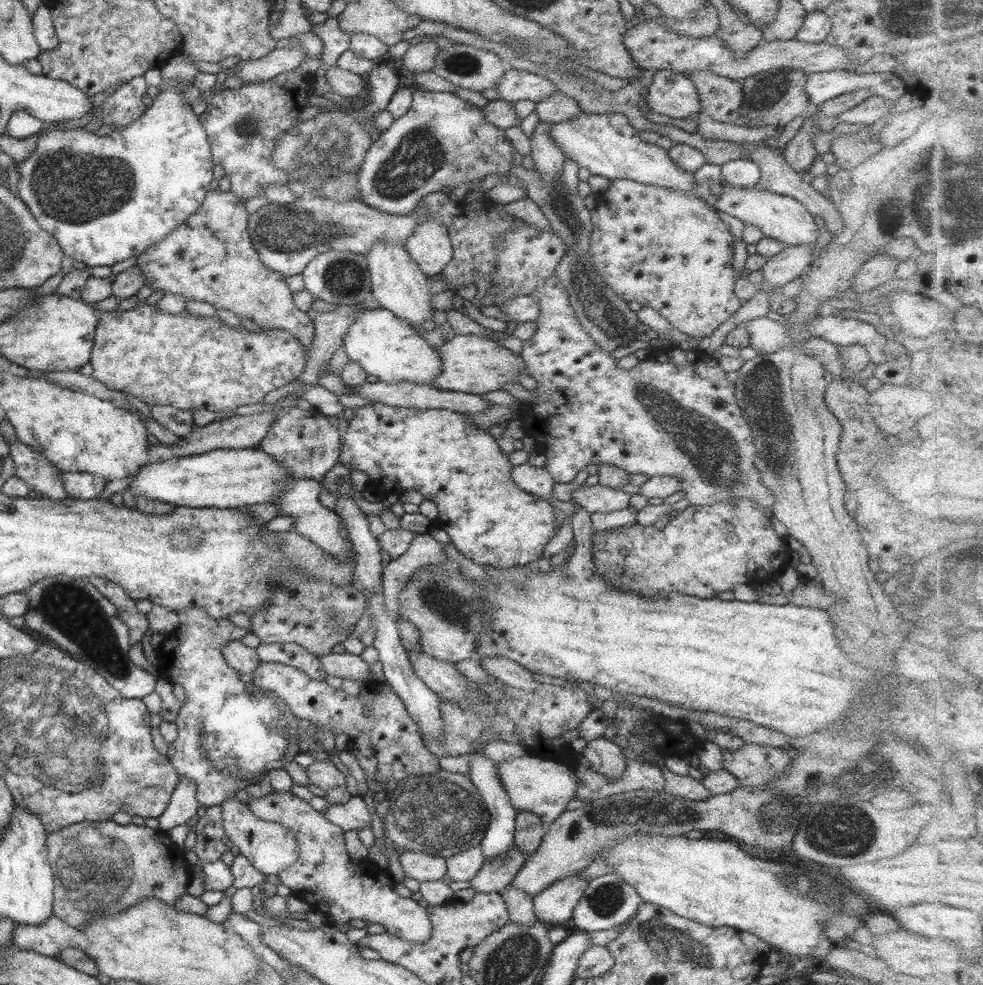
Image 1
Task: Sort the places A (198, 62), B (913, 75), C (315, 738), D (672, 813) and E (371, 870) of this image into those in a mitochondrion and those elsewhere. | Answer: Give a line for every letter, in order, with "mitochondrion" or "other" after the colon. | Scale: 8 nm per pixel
A: other
B: other
C: mitochondrion
D: mitochondrion
E: other

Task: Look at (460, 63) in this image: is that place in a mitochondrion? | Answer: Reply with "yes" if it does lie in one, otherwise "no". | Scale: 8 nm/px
yes

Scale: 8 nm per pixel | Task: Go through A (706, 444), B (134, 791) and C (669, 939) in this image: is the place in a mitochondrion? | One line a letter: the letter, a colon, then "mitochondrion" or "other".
A: mitochondrion
B: mitochondrion
C: mitochondrion

